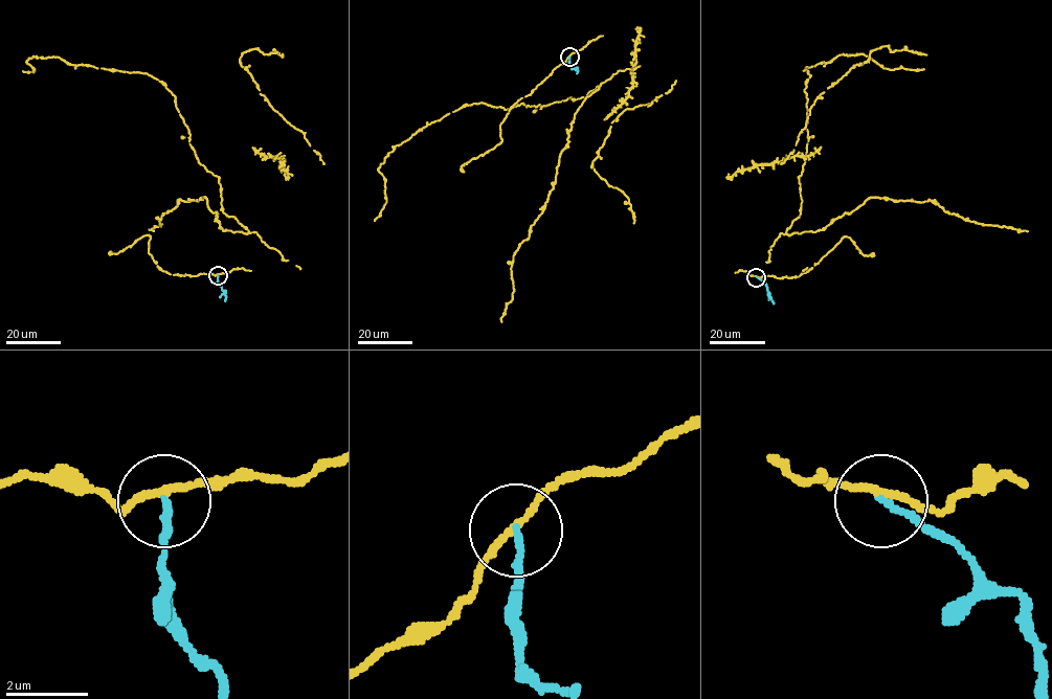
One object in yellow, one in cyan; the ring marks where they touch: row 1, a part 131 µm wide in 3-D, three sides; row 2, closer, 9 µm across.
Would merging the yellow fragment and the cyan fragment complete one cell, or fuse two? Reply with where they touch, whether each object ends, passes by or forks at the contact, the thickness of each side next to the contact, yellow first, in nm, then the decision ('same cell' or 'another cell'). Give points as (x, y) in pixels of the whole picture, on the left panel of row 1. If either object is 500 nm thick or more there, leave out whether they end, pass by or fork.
at (218, 275); yellow passes by; cyan ends there; 160 nm thick on the yellow side, 150 nm on the other; another cell

